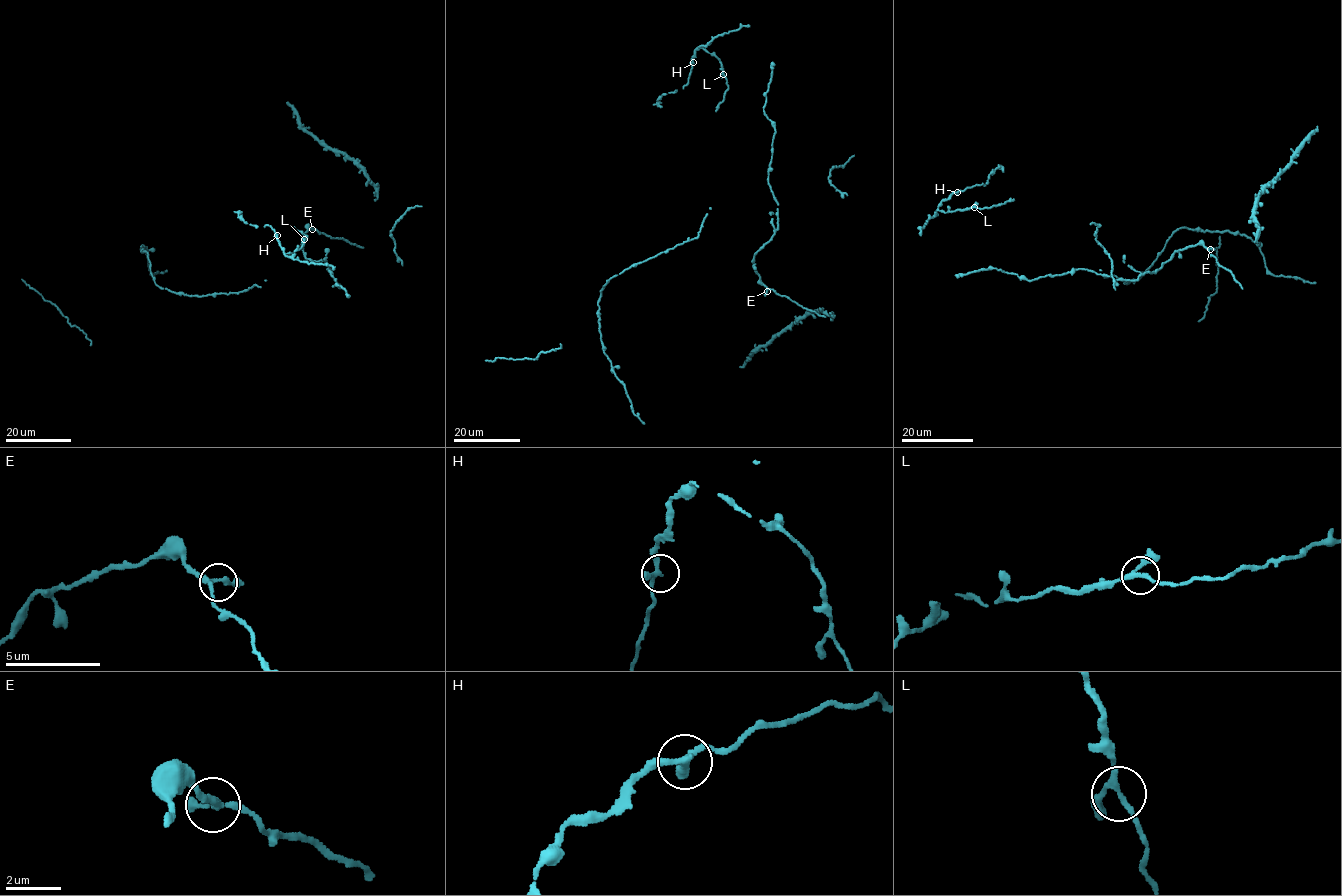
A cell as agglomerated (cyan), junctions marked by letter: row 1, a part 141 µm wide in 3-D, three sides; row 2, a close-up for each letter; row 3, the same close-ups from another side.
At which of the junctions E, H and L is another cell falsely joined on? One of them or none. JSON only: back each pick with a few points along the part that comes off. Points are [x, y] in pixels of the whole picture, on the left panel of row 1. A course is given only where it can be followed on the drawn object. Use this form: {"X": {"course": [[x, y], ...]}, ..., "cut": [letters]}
{"cut": []}

